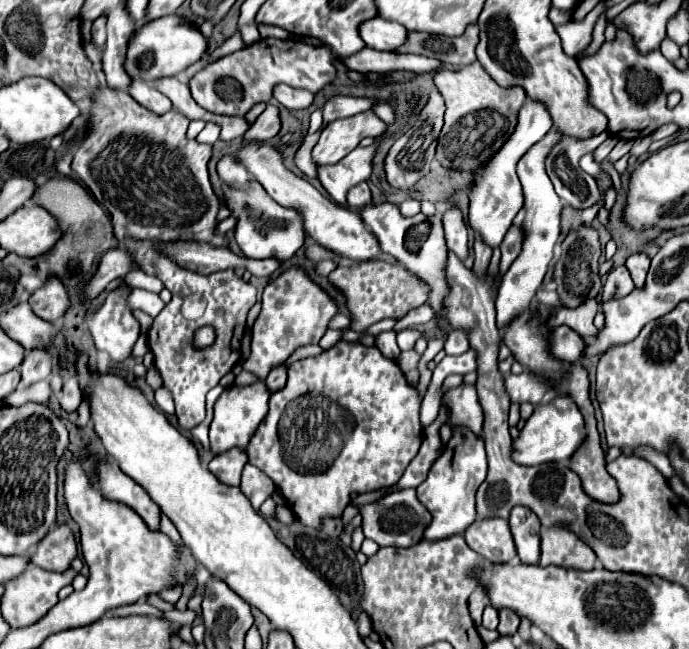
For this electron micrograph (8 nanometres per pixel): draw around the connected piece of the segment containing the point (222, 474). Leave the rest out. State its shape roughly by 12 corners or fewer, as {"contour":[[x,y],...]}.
{"contour":[[231,448],[209,462],[229,486],[239,486],[247,454]]}

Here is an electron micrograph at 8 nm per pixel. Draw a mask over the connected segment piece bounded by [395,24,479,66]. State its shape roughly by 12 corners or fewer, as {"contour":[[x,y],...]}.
{"contour":[[479,26],[461,36],[409,32],[395,54],[423,54],[451,66],[475,58]]}

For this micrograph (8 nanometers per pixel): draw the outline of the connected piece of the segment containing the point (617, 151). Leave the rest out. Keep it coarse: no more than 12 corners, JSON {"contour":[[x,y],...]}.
{"contour":[[619,140],[609,154],[611,162],[629,154],[633,140]]}

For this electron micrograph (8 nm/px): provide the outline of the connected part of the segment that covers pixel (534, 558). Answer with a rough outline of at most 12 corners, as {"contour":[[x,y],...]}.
{"contour":[[515,506],[509,528],[521,564],[539,562],[539,520]]}

